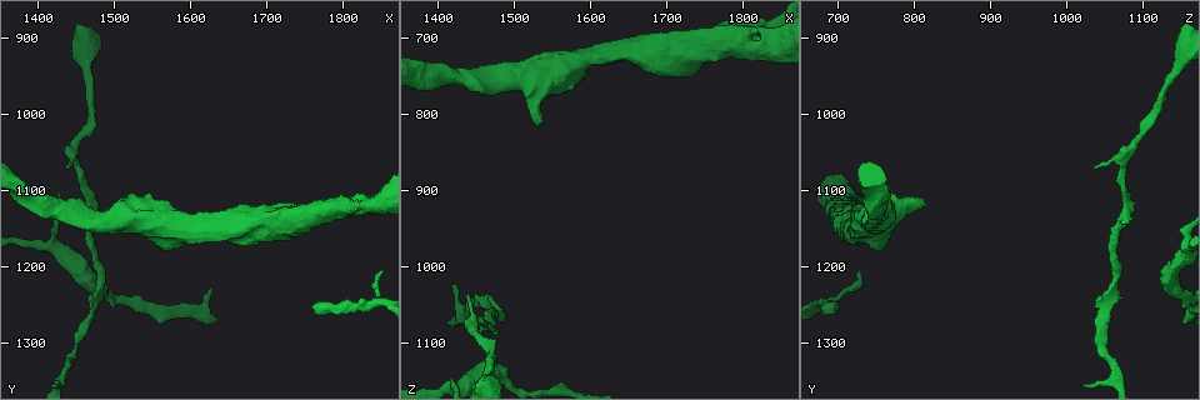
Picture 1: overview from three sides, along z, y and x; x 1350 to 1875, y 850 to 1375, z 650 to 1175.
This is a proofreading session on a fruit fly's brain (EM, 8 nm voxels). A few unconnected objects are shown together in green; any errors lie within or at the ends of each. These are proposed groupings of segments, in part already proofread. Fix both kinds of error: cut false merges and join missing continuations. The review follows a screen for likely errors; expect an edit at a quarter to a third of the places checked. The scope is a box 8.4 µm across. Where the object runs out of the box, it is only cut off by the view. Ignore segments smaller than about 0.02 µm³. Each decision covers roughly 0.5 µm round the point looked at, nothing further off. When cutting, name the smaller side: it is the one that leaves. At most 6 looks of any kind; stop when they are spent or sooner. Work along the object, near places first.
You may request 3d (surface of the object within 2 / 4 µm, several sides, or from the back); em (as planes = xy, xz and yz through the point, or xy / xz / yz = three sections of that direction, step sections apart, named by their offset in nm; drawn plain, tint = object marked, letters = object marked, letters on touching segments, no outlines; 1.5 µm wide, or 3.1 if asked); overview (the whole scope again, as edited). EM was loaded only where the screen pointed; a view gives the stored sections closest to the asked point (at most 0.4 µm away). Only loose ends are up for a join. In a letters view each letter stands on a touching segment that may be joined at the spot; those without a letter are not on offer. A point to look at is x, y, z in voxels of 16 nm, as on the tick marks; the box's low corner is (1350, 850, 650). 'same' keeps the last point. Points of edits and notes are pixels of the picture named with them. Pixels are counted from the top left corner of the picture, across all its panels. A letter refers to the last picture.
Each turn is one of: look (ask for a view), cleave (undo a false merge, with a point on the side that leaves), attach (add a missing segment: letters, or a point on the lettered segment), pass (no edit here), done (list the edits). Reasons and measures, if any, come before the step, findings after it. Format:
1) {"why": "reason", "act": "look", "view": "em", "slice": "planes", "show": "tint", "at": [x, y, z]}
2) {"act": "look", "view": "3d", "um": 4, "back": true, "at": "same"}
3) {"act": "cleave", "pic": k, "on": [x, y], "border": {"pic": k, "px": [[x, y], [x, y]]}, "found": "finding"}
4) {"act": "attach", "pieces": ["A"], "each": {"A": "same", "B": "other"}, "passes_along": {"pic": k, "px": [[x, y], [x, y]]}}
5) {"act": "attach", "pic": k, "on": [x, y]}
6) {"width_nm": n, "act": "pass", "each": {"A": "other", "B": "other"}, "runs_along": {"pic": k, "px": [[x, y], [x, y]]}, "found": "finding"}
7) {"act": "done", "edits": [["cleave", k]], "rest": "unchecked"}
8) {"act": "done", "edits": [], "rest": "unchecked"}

{"why": "free end", "act": "look", "view": "em", "slice": "xy", "step": 8, "show": "tint", "at": [1535, 1120, 815]}

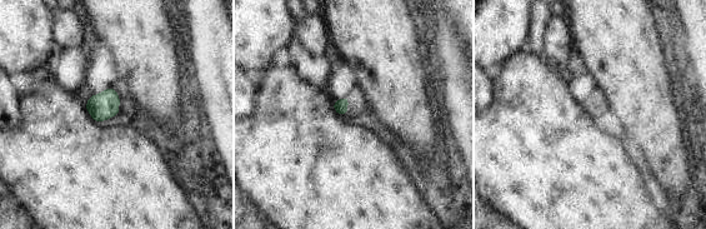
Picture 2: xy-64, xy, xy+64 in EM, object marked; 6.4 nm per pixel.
{"act": "look", "view": "em", "slice": "planes", "show": "letters", "at": "same"}

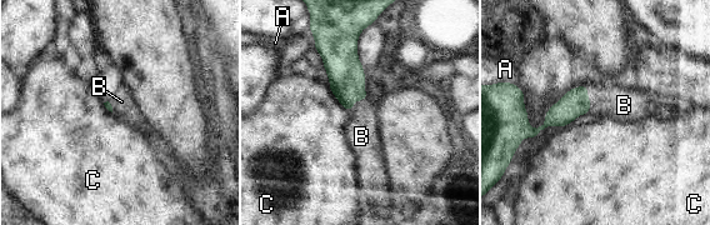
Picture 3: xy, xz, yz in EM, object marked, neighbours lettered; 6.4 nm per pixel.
{"longest_contact_nm": ["C", 220], "act": "attach", "pieces": ["B"], "each": {"A": "other", "B": "same", "C": "other"}, "found": "the neuron continues"}

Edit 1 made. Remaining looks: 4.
{"act": "look", "view": "overview"}

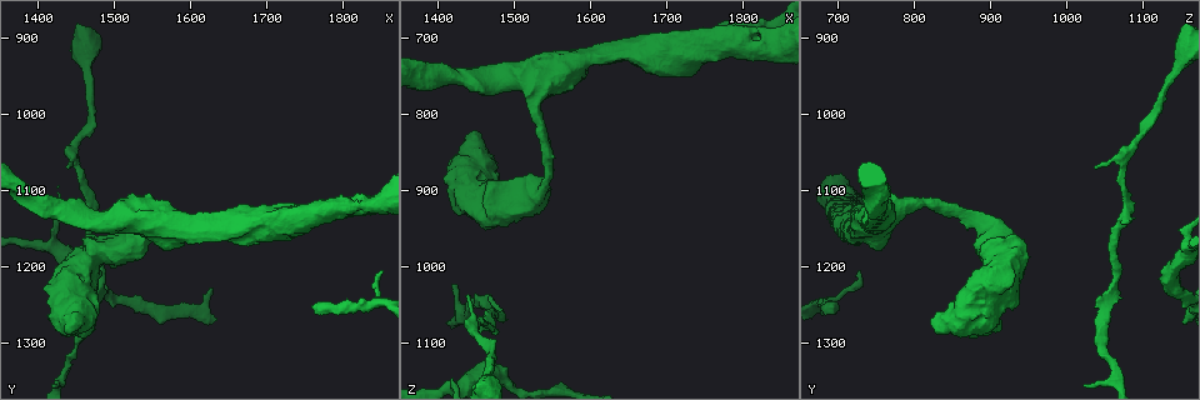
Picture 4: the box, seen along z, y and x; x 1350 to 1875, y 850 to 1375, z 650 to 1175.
{"why": "an open end", "act": "look", "view": "3d", "um": 2, "at": [1760, 1255, 695]}

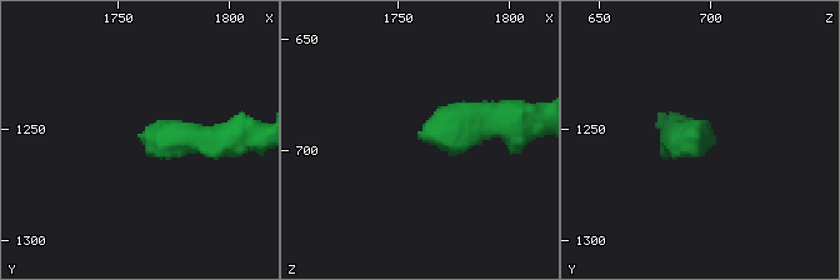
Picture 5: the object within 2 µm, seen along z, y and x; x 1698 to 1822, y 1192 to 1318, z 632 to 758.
{"act": "look", "view": "em", "slice": "planes", "show": "letters", "at": [1760, 1254, 693]}

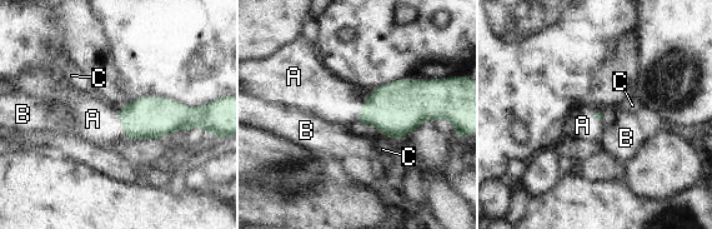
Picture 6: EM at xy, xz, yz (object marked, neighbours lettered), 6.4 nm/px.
{"act": "attach", "pieces": ["A"], "each": {"A": "same", "B": "other", "C": "other"}, "passes_along": {"pic": 6, "px": [[146, 117], [120, 120], [93, 119]]}, "found": "it goes on there"}

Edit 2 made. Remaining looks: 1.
{"act": "done", "edits": [["attach", 3], ["attach", 6]], "rest": "unchecked"}

